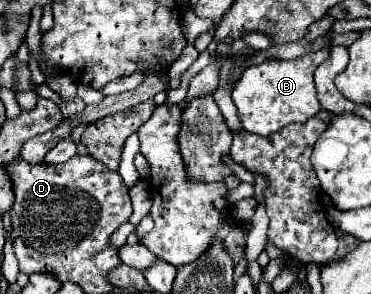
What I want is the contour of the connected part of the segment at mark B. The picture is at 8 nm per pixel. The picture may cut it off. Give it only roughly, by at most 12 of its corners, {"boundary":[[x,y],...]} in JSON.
{"boundary":[[320,49],[250,65],[232,89],[242,129],[272,135],[320,111]]}

